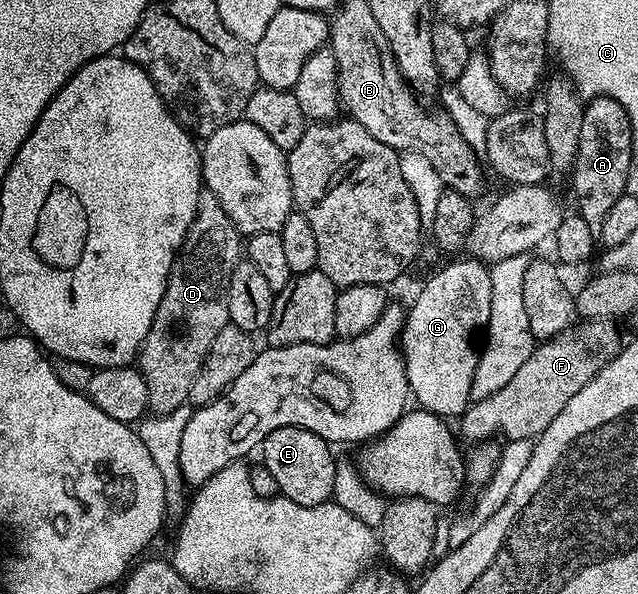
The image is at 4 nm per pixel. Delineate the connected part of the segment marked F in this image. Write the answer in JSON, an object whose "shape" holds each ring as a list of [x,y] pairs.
{"shape":[[[581,320],[565,333],[539,342],[530,359],[522,363],[522,368],[510,383],[506,383],[506,387],[502,387],[502,391],[494,391],[494,395],[469,404],[468,410],[458,418],[459,436],[463,440],[465,437],[468,443],[496,439],[499,433],[508,441],[531,442],[539,437],[554,419],[558,419],[562,407],[566,407],[566,403],[570,403],[570,399],[574,399],[574,395],[578,395],[578,391],[582,391],[602,367],[606,367],[606,363],[620,354],[622,340],[616,327],[616,321]]]}

